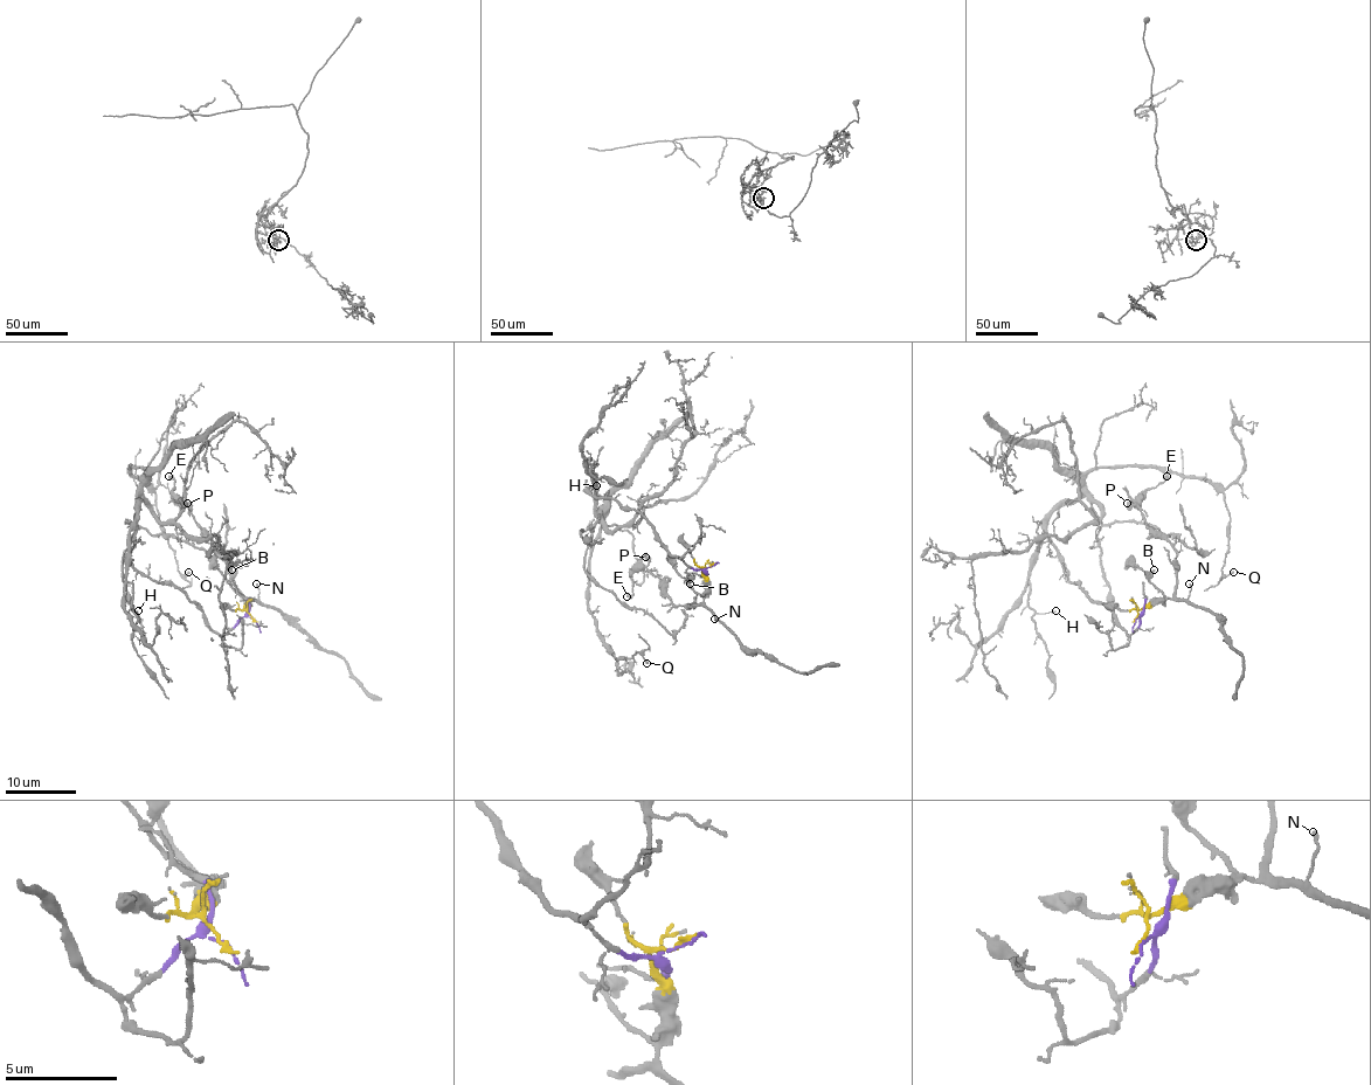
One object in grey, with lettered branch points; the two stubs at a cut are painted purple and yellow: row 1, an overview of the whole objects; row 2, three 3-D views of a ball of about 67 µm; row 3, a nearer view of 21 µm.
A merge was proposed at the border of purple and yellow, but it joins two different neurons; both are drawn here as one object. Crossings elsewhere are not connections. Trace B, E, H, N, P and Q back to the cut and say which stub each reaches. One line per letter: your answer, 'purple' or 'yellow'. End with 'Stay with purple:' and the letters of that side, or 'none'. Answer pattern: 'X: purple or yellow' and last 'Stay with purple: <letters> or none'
B: yellow
E: yellow
H: purple
N: yellow
P: yellow
Q: purple
Stay with purple: H, Q

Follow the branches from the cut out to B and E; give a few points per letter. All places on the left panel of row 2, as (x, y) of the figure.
B: (254, 619), (246, 609), (247, 602), (229, 581), (232, 569)
E: (254, 619), (246, 609), (246, 598), (229, 566), (172, 492), (175, 482), (168, 476)

